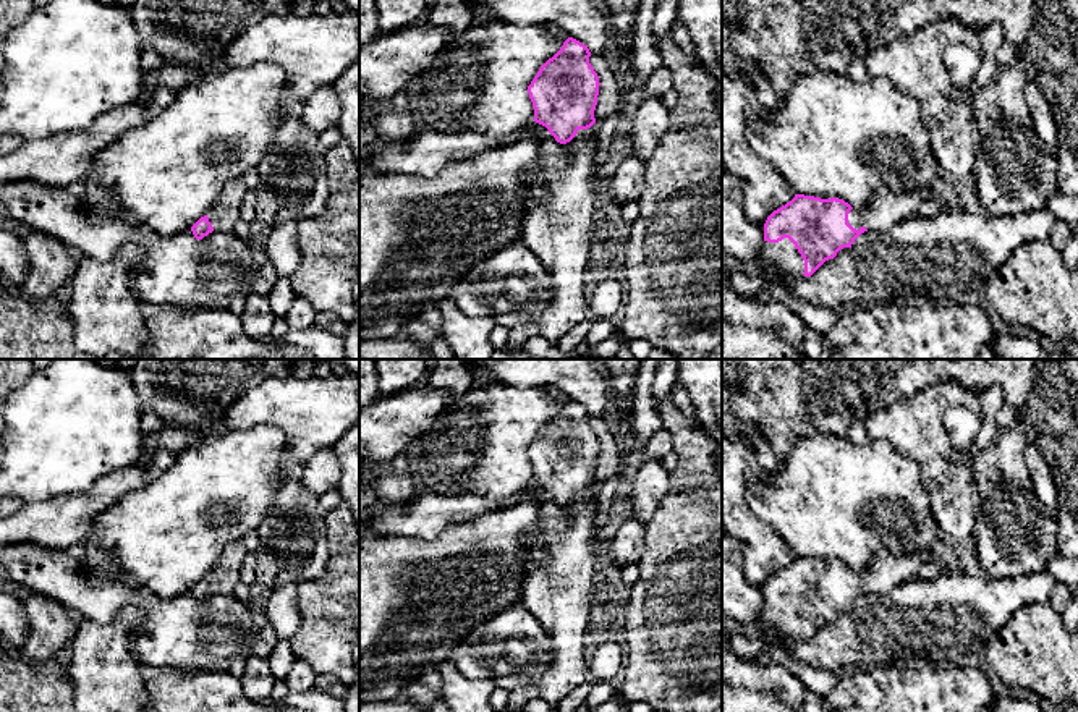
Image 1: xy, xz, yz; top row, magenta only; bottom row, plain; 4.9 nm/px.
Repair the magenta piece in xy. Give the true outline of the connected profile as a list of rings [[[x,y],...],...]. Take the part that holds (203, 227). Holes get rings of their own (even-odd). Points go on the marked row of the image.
[[[241,178],[228,181],[214,209],[191,227],[194,238],[202,239],[212,231],[230,231],[238,220],[238,209],[243,204],[244,194],[246,186]]]

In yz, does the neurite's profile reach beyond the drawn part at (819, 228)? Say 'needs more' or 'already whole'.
needs more

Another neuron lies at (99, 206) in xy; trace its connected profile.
[[[86,172],[81,183],[84,184],[84,215],[94,222],[105,222],[105,220],[123,220],[128,227],[139,230],[141,227],[134,222],[128,214],[125,214],[117,199],[105,193],[97,184],[97,173]]]

